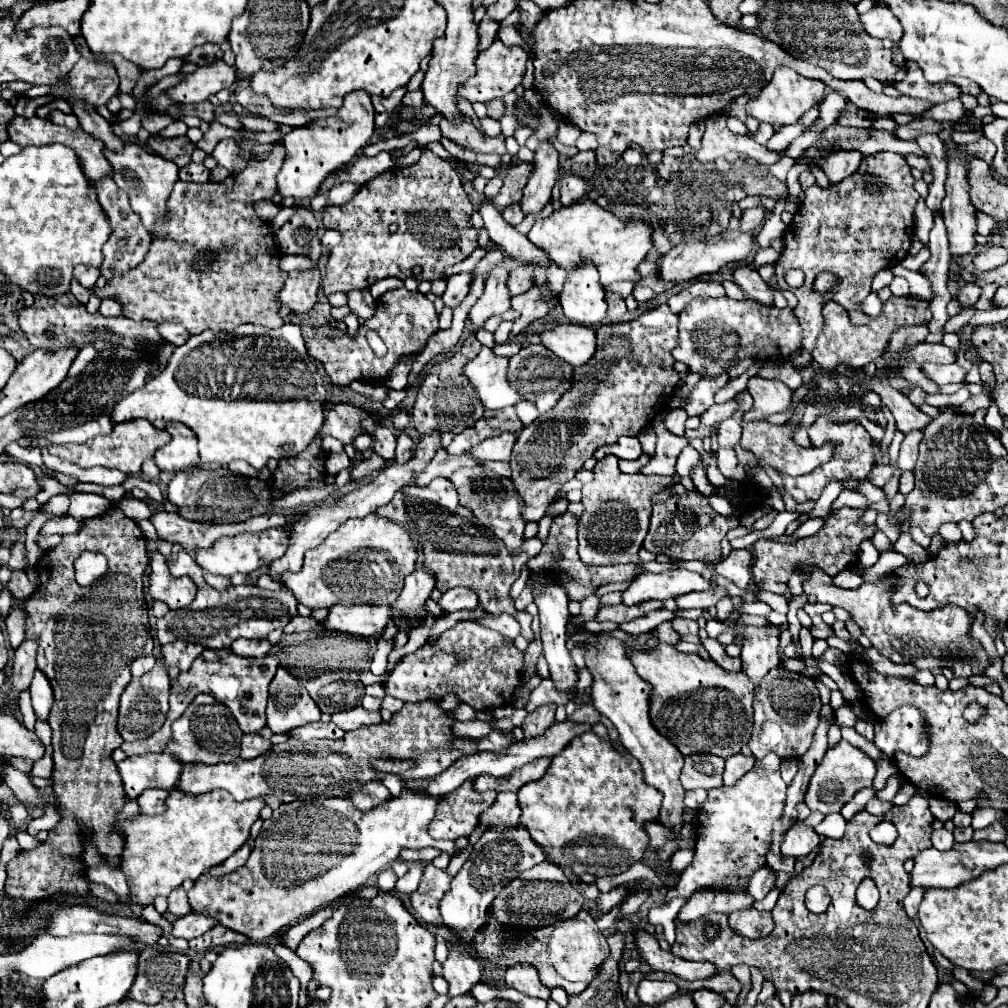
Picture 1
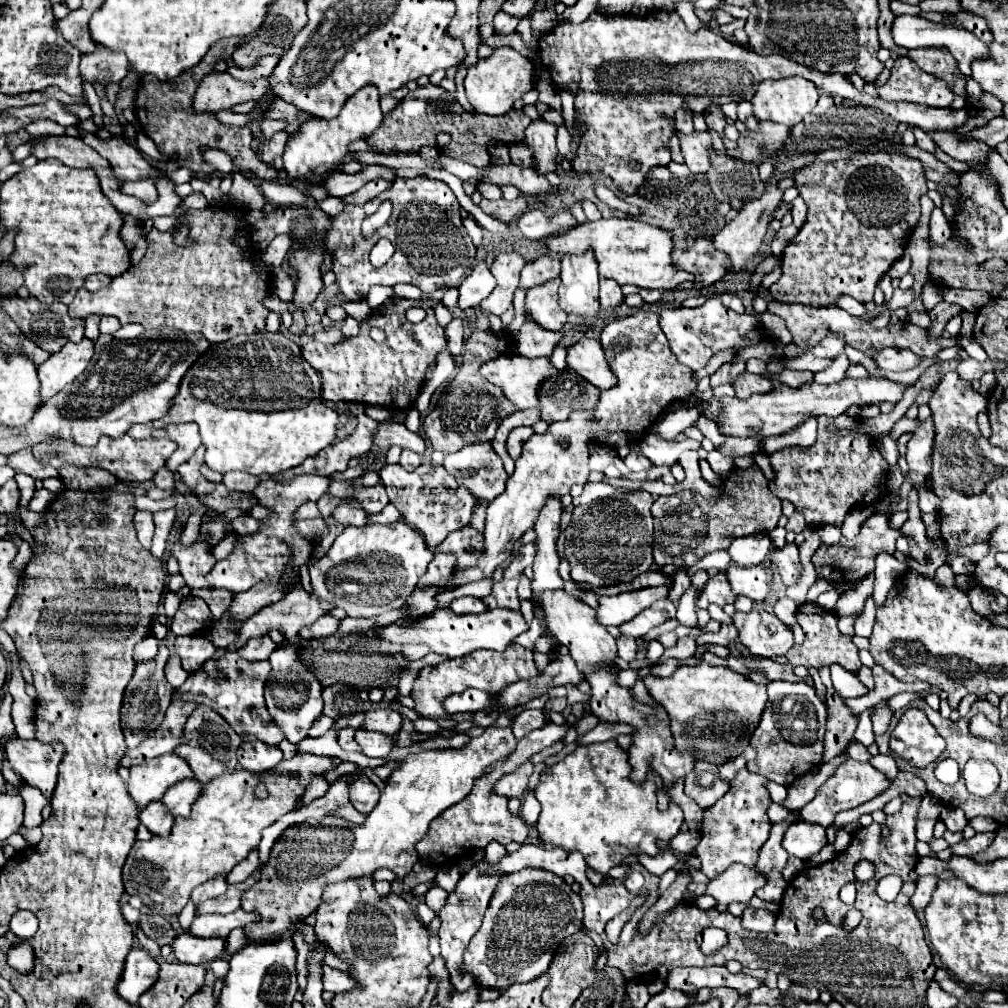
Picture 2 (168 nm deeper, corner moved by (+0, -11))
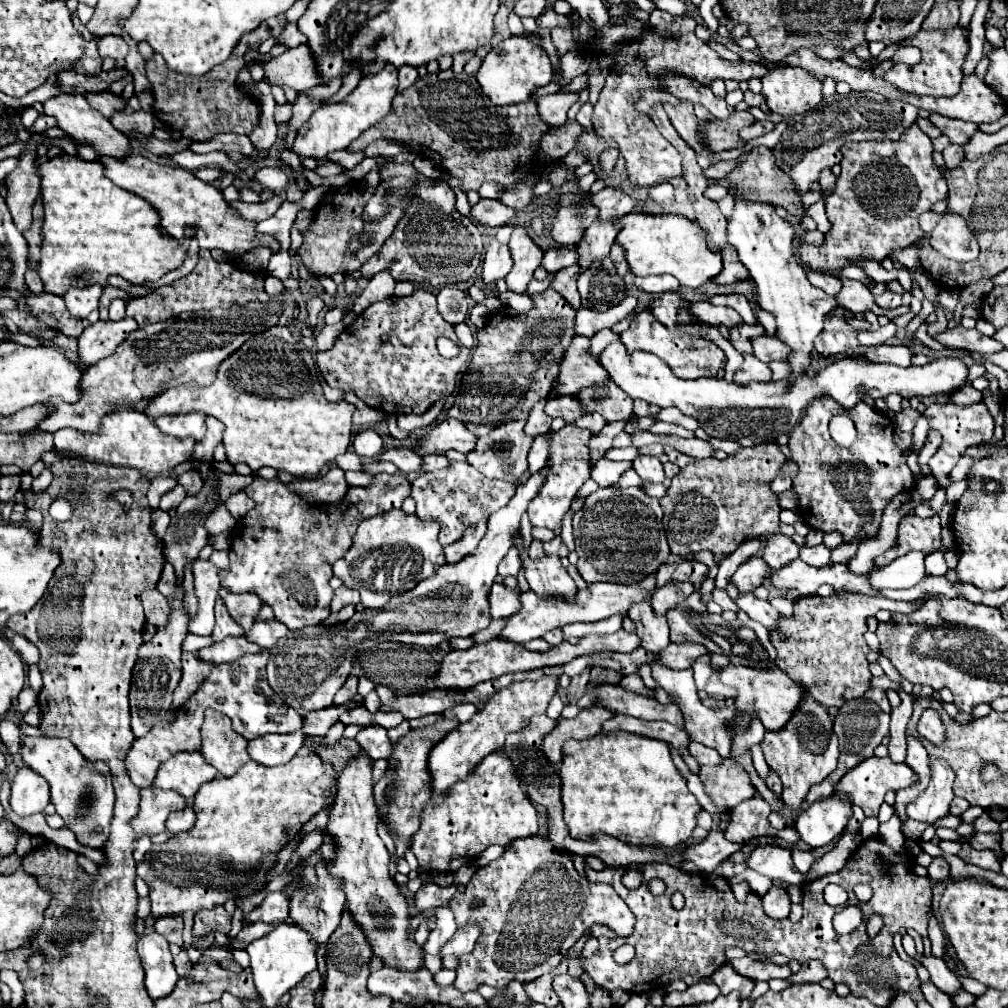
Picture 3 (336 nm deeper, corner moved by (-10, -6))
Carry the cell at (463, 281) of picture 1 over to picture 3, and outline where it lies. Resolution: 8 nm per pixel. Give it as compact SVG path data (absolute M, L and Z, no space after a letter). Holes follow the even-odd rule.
M493 239L487 247L485 261L483 261L483 281L485 281L485 285L491 287L491 285L495 285L495 281L499 277L507 277L511 267L513 267L513 259L511 259L509 247L499 243L497 239Z

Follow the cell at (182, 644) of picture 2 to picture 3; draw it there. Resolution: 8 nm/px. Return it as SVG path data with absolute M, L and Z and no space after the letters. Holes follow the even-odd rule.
M227 637L219 643L213 643L211 647L199 649L199 657L221 665L221 663L233 663L235 659L239 659L239 655L255 651L261 651L261 647L255 647L255 643L247 641L245 637Z

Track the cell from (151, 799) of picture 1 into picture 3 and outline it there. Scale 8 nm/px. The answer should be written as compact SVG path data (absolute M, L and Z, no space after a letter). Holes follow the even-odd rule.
M185 807L183 811L175 811L169 815L167 819L167 831L177 835L177 833L183 833L183 831L189 831L191 827L195 825L195 811L193 807Z

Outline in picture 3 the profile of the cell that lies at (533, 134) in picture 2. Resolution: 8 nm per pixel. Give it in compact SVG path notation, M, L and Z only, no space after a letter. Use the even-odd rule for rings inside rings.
M571 91L571 93L549 93L549 95L537 95L537 107L539 113L543 117L543 121L547 121L551 127L563 125L567 121L567 111L569 107L579 101L579 93Z

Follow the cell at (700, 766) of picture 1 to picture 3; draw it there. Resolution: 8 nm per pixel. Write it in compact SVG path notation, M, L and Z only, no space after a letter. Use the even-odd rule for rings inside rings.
M723 759L717 767L701 767L699 773L709 797L723 809L737 807L739 803L755 795L755 787L749 783L745 769L733 759Z

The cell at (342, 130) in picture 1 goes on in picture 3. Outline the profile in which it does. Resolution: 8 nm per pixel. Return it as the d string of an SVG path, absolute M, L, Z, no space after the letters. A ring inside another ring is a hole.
M387 65L379 75L367 75L367 79L361 79L361 83L339 103L331 103L327 107L319 107L311 119L297 131L293 151L303 157L313 159L325 159L327 153L339 151L349 147L351 141L355 141L365 129L373 127L377 121L381 121L391 111L391 99L397 95L397 69Z

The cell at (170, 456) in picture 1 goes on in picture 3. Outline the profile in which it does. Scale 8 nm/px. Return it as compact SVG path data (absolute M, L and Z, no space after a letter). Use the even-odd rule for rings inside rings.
M199 411L185 413L185 415L161 415L155 419L157 427L167 427L169 435L175 437L195 437L195 441L201 441L207 427L205 427L205 415Z

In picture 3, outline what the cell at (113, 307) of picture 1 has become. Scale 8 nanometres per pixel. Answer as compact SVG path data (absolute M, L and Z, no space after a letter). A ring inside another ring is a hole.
M113 299L109 305L109 319L113 319L113 321L123 319L125 317L125 305L127 305L125 299Z

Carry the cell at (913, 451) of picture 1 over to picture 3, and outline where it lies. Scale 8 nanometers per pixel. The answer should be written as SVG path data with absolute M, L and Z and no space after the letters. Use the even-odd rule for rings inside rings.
M943 403L943 405L929 405L925 409L925 417L931 425L931 429L937 429L943 435L943 443L939 451L931 457L929 465L933 469L933 475L939 481L939 487L949 487L949 473L957 465L959 457L965 453L965 449L973 443L983 443L993 439L993 429L995 429L995 419L991 417L989 409L985 403L975 403L975 405L955 405L955 403Z

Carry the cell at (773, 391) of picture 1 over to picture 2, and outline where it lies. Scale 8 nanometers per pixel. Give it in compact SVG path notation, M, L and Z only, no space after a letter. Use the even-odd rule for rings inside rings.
M741 374L737 378L737 382L733 384L735 392L737 392L737 398L749 398L753 394L765 394L765 392L771 392L773 390L773 384L769 378L763 378L763 376L757 376L757 374Z

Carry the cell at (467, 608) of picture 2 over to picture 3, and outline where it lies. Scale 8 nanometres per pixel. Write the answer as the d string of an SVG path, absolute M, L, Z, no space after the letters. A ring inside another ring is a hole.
M493 583L493 589L489 593L489 603L491 603L491 617L501 619L501 617L511 617L513 611L519 611L519 595L521 589L507 589L505 585Z

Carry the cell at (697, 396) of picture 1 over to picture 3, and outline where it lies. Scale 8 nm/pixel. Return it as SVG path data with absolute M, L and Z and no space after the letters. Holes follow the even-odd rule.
M739 323L739 327L735 327L735 331L731 331L731 343L741 355L749 355L751 353L751 337L755 337L757 333L763 333L761 325L753 327L747 323Z

